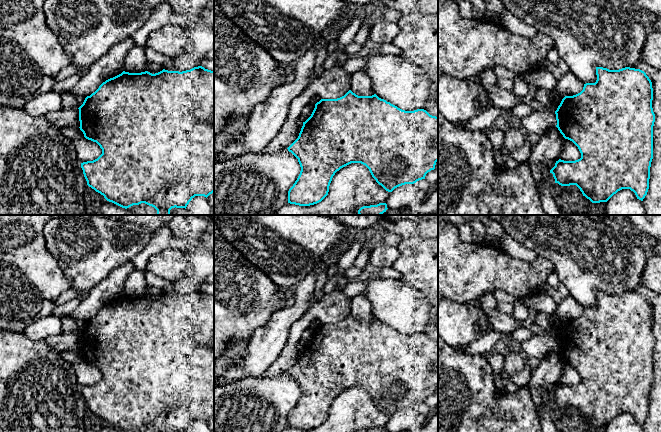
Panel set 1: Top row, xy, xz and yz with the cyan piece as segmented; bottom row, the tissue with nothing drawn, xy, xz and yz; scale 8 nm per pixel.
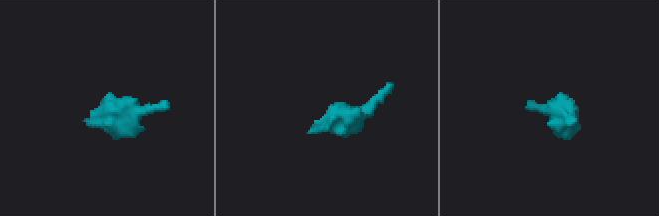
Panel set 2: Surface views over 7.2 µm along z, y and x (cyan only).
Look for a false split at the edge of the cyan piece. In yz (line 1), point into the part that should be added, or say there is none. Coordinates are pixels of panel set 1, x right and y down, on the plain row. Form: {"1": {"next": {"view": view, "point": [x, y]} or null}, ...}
{"1": {"next": null}}

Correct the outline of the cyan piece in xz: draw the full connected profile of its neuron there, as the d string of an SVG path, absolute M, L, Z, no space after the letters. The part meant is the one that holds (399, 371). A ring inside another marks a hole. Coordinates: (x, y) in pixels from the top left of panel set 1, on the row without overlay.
M349 314L340 322L317 326L311 340L303 346L298 362L287 373L298 383L301 391L297 404L288 415L290 428L310 430L321 426L328 419L335 397L351 387L365 389L376 406L392 416L399 410L425 403L426 398L435 393L438 385L438 341L424 333L402 334L376 318L358 320Z

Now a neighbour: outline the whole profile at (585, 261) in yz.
M502 215L499 224L504 233L533 251L536 256L548 259L553 264L559 281L584 308L596 306L597 291L619 294L625 291L633 292L641 286L642 274L647 262L644 248L631 238L618 234L604 222L591 219L586 215Z

